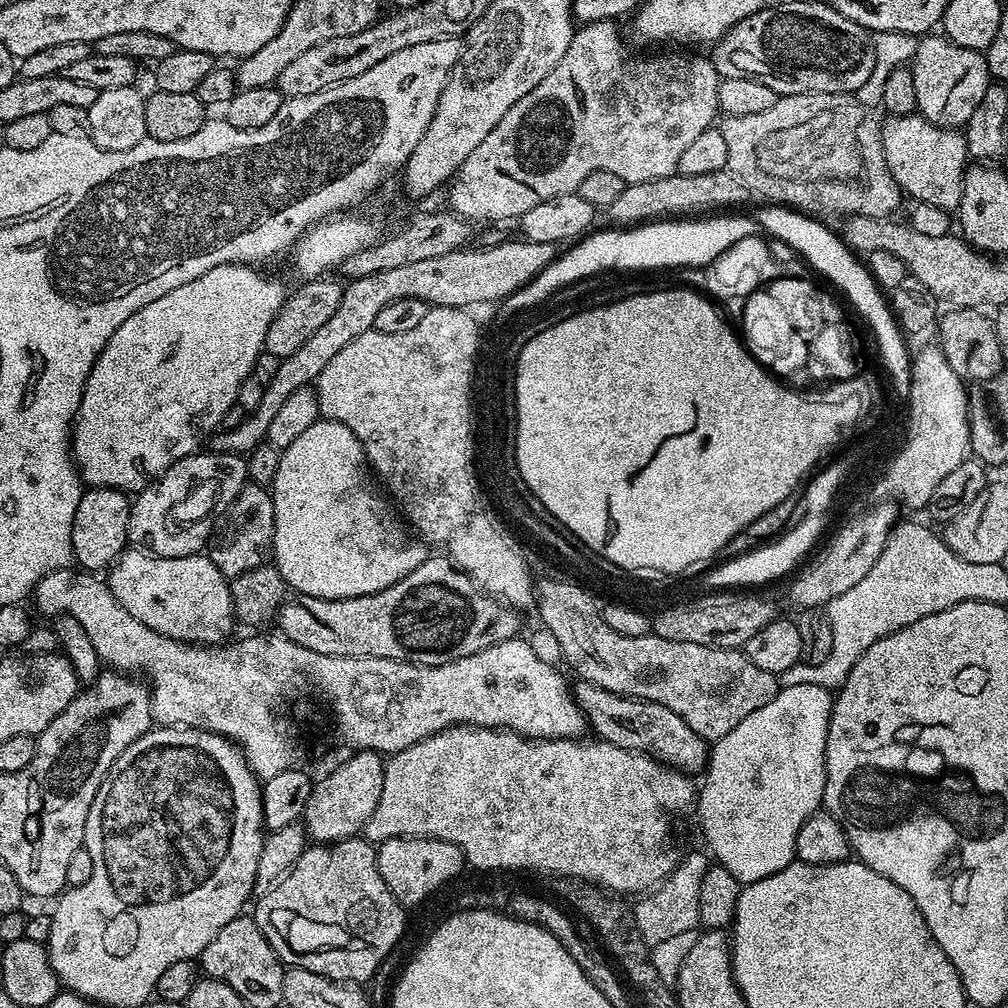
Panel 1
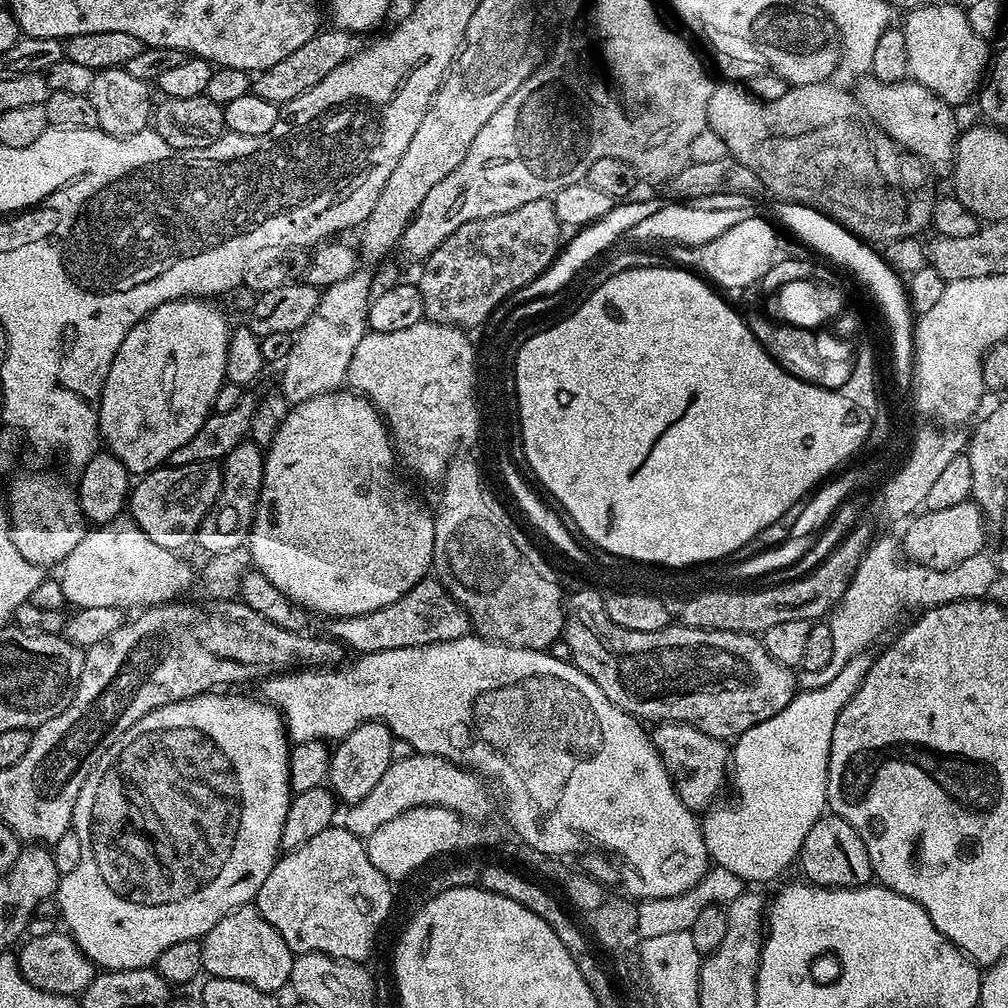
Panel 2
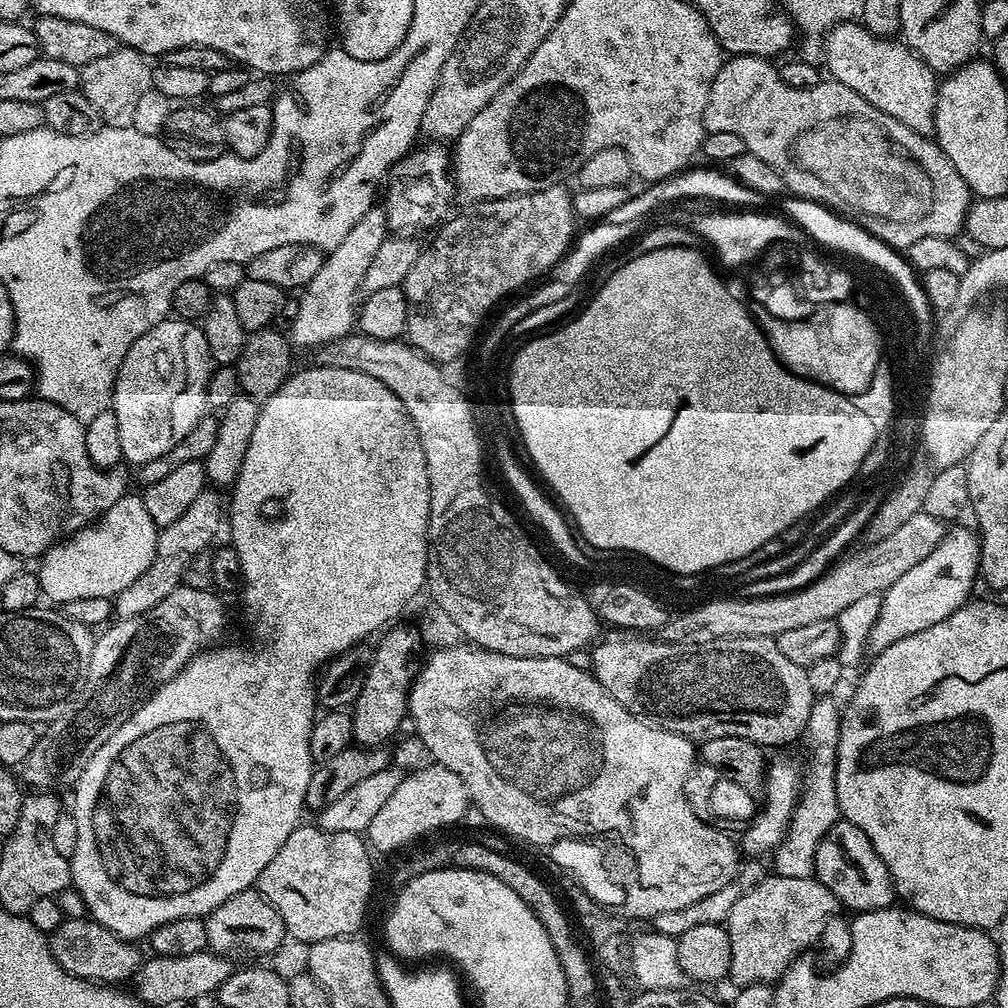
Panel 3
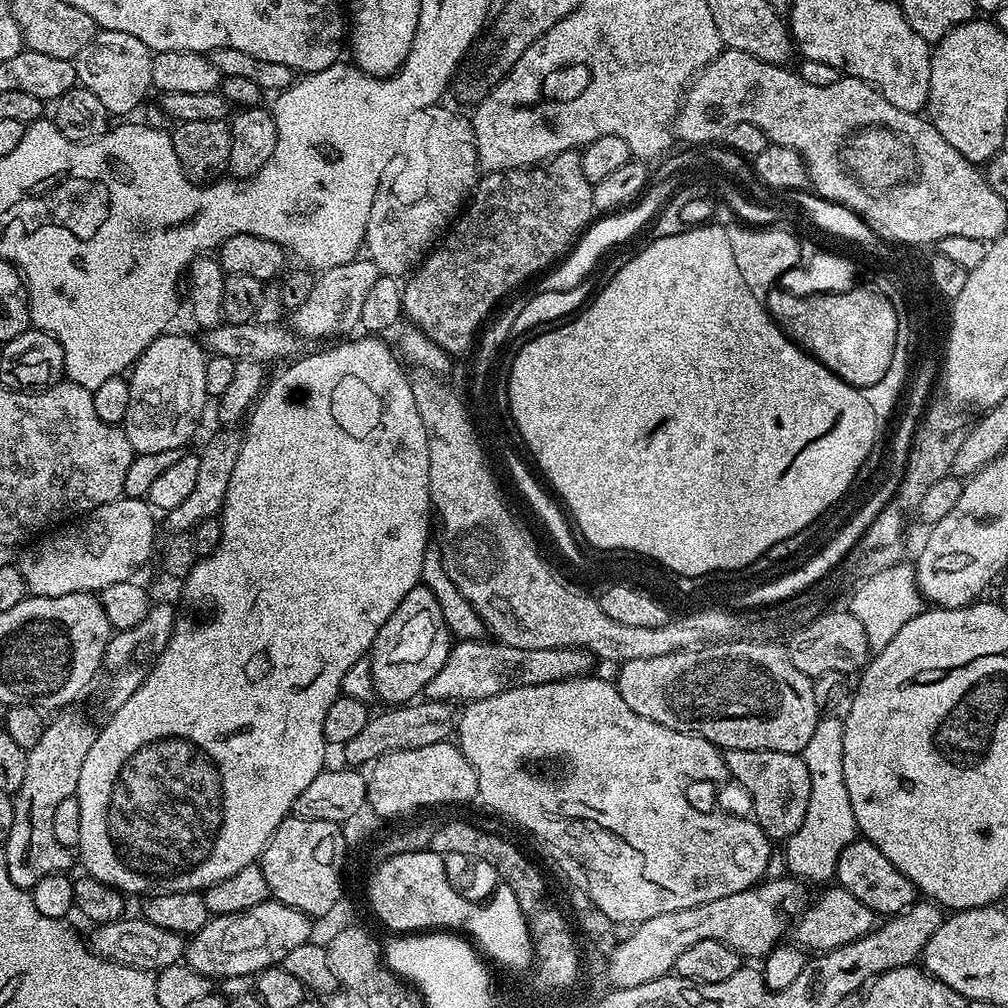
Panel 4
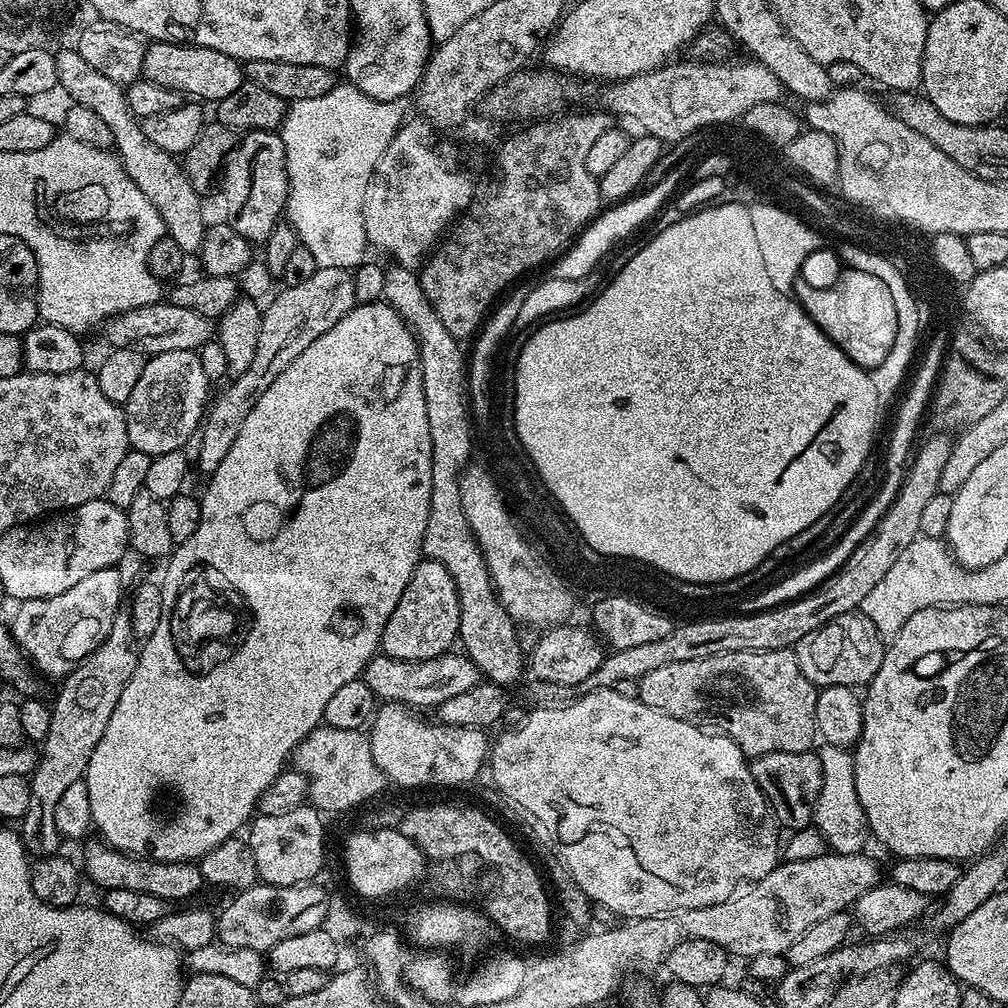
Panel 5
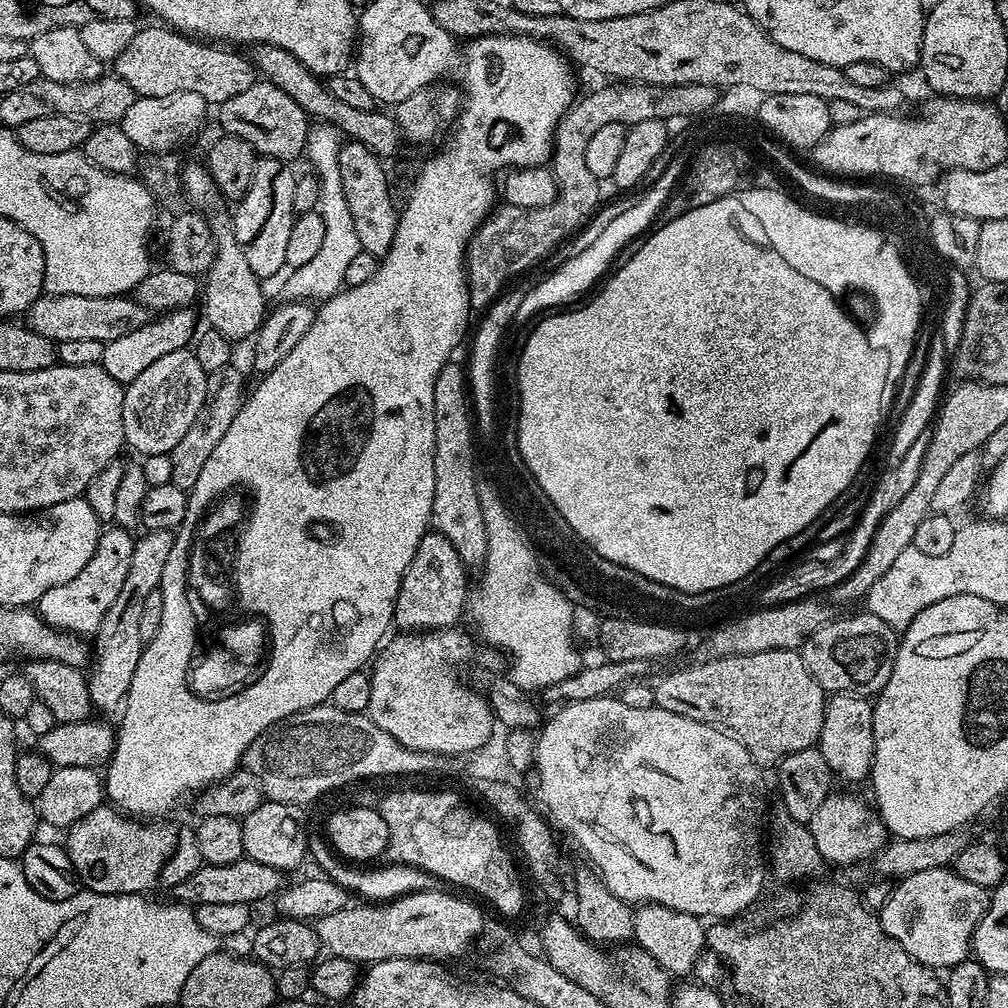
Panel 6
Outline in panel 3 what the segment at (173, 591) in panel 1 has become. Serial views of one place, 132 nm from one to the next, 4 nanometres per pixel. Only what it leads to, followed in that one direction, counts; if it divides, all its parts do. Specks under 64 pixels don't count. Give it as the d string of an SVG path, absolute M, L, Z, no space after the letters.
M125 494L100 519L52 545L39 557L40 591L47 599L49 596L62 606L74 598L115 598L147 570L154 558L158 529L143 499L132 495Z

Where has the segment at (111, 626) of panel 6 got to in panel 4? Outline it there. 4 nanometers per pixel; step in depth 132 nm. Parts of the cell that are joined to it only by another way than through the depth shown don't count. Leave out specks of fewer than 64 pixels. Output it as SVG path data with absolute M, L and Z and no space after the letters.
M57 711L53 715L56 717L53 720L51 717L45 723L42 739L28 749L26 774L22 777L22 786L14 793L14 826L2 846L2 855L6 858L10 882L25 890L31 890L38 882L42 882L46 874L67 873L72 860L74 864L73 849L62 846L62 842L58 842L58 837L54 835L54 814L65 798L76 795L78 774L82 774L82 762L86 762L86 754L90 754L90 746L94 746L98 728L97 725L87 724L82 713L72 711Z

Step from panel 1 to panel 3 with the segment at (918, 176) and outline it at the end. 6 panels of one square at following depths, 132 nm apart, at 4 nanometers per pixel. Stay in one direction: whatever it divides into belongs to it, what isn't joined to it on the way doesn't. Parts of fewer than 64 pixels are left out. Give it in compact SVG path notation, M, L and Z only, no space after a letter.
M860 22L835 24L823 41L822 60L825 65L828 63L827 75L831 79L837 80L842 86L850 86L850 90L854 90L854 94L866 98L866 102L870 102L870 106L878 106L878 110L882 110L882 114L890 114L890 118L898 118L898 122L910 126L910 130L923 136L932 136L935 133L938 76L907 44L896 38L870 34L870 30L866 30L863 23Z

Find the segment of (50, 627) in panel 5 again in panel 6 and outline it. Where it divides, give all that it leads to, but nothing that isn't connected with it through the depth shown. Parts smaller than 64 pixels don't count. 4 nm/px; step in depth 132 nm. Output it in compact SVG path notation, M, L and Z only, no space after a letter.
M112 526L101 531L100 541L94 550L94 558L70 578L70 582L62 582L62 586L54 586L42 594L38 602L40 616L48 624L54 625L61 632L74 632L81 638L91 637L100 629L106 610L110 610L114 598L118 598L118 590L122 590L122 582L126 582L126 570L130 570L130 557L134 554L136 540L127 528Z

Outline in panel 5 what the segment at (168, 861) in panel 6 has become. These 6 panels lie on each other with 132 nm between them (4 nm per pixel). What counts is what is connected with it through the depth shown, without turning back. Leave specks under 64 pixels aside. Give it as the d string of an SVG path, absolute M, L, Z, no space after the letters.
M95 842L84 852L84 864L82 860L82 868L94 883L100 887L100 890L138 890L145 894L154 894L158 898L168 900L171 902L178 902L178 900L186 900L188 902L192 895L195 894L199 888L205 887L204 879L200 873L199 867L195 863L185 862L182 864L158 864L151 860L137 858L135 856L127 856L125 852L119 852L111 848L109 844L103 842Z

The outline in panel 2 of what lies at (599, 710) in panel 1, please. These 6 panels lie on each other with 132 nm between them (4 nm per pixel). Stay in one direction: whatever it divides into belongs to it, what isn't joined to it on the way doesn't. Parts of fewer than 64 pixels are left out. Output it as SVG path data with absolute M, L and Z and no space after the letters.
M660 722L651 729L650 735L684 805L694 813L699 813L700 808L707 809L716 796L716 787L723 780L725 783L730 768L729 745L689 724Z

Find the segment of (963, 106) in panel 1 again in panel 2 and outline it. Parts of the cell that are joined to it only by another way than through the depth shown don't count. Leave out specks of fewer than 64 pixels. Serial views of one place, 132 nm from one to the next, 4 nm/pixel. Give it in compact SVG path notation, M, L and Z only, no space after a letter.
M934 2L925 8L907 9L908 16L902 21L904 37L906 38L906 62L908 74L917 84L926 86L938 98L942 98L947 104L959 106L975 97L984 78L984 72L988 68L990 59L989 41L978 38L974 29L970 27L967 11L956 4L940 4Z

